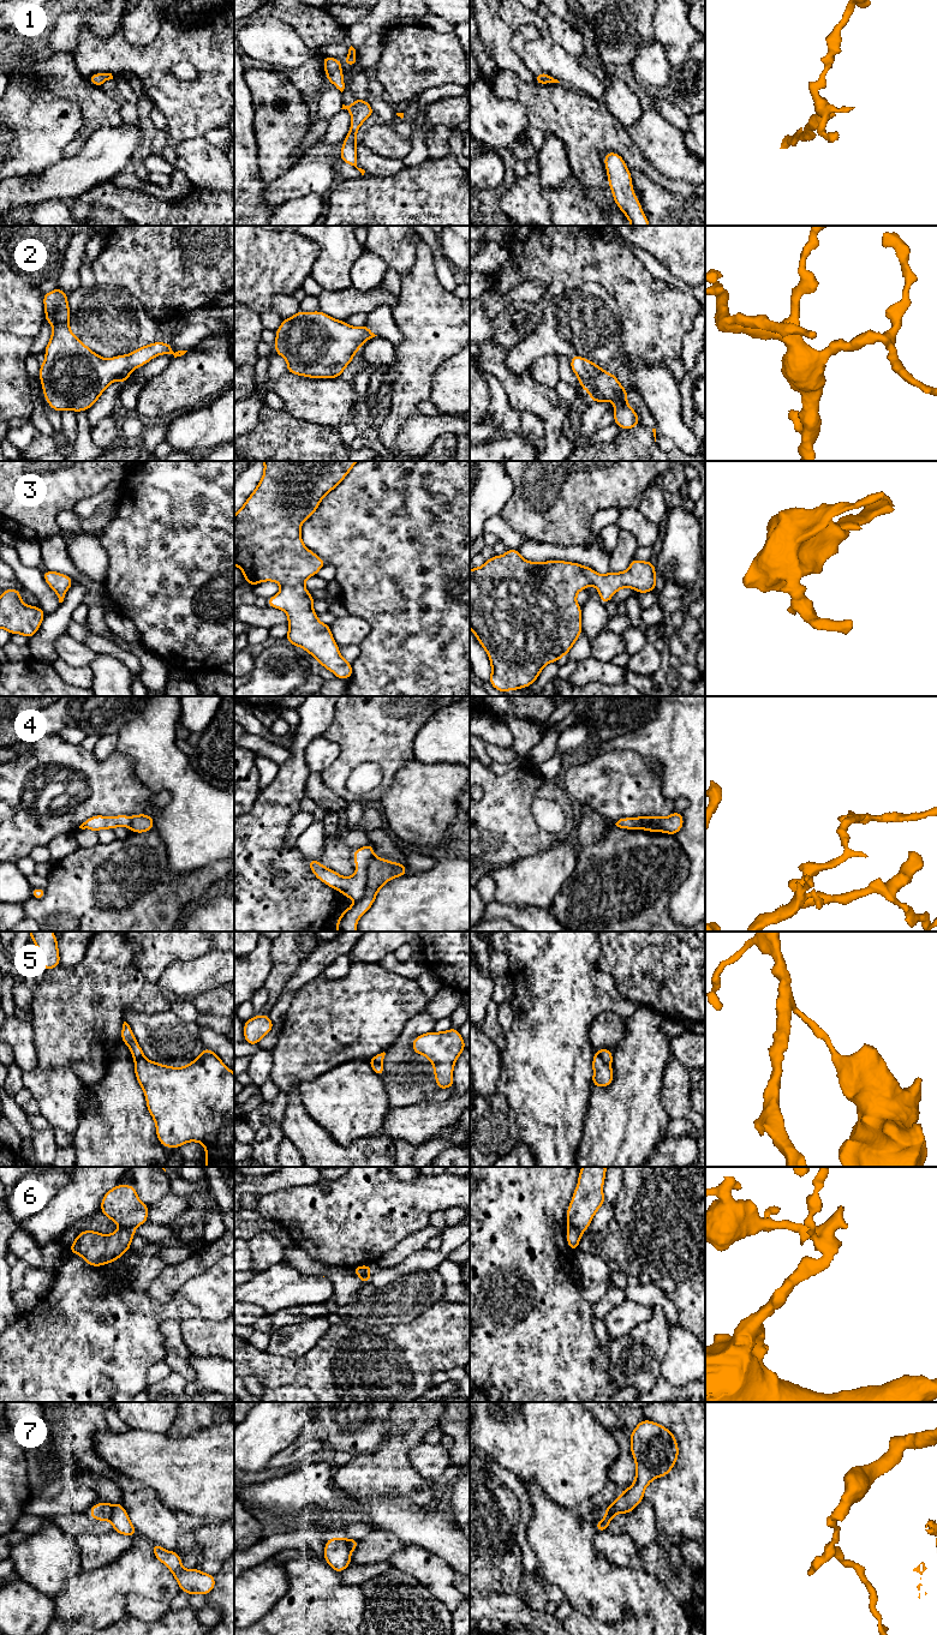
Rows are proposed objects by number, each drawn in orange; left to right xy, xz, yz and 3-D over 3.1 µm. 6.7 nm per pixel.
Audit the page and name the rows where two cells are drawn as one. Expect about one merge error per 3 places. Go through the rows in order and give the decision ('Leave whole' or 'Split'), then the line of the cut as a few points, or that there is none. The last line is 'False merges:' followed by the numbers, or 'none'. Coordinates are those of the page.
1: Leave whole. No split
2: Leave whole. No split
3: Leave whole. No split
4: Split. Split along xz (372, 856), (368, 866), (365, 888), (358, 898)
5: Split. Split along yz (596, 1053), (609, 1066)
6: Split. Split along yz (568, 1226), (576, 1227), (582, 1233)
7: Split. Split along xy (111, 1505), (111, 1516), (108, 1519)
False merges: 4, 5, 6, 7

